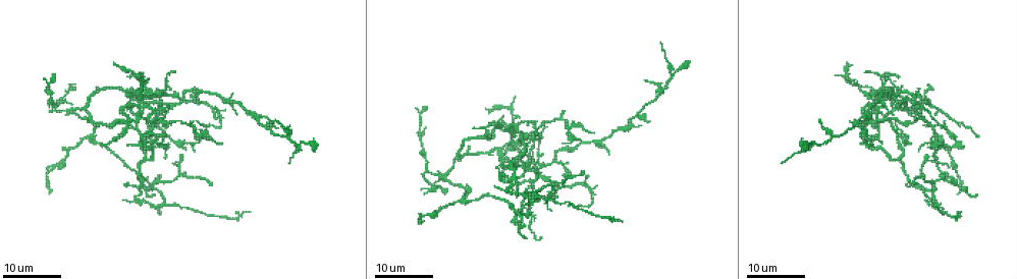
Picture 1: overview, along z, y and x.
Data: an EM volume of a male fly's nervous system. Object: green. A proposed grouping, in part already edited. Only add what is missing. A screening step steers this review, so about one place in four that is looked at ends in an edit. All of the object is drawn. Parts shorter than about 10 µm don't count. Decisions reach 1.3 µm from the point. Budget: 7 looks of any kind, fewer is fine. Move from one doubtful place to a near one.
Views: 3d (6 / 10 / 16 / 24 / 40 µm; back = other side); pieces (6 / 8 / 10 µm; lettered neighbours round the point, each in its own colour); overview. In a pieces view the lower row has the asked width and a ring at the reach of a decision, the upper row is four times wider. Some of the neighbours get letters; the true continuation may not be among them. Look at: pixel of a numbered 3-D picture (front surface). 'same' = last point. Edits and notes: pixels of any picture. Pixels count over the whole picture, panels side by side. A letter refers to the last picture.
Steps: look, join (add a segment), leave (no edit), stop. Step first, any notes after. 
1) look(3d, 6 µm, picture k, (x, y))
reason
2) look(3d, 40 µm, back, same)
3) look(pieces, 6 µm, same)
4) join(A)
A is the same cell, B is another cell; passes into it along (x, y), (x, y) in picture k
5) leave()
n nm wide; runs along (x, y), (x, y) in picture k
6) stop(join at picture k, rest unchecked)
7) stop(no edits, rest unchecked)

look(3d, 16 µm, picture 1, (537, 133))
branch stops here

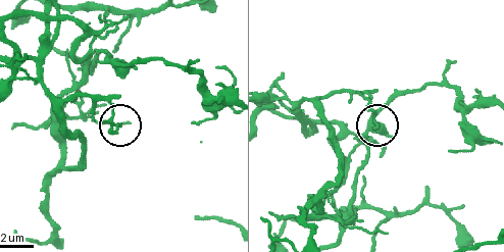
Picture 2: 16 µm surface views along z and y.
look(pieces, 6 µm, picture 2, (376, 125))

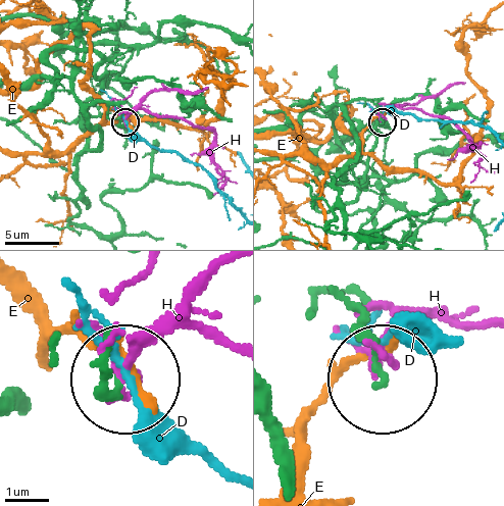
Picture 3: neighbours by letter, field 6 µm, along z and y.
leave()
D, E and H are other cells; no lettered segment goes on from it

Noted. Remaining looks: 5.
look(3d, 16 µm, picture 1, (190, 122))
branch stops here

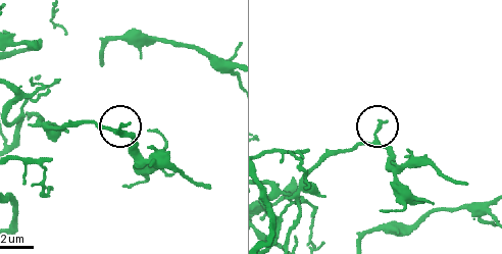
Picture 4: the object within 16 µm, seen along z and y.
look(pieces, 6 µm, picture 4, (128, 123))

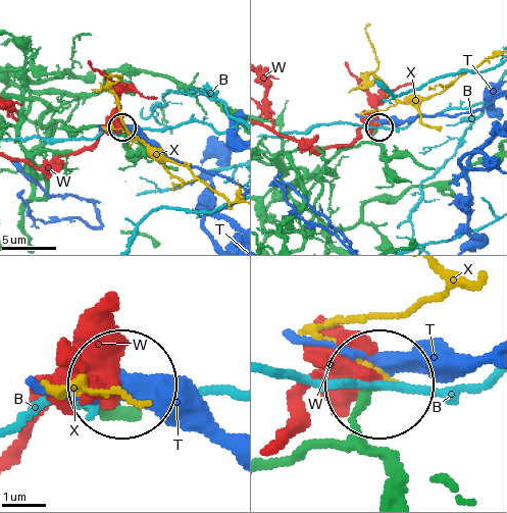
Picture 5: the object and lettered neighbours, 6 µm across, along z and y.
leave()
210 nm wide; B, T, W and X are other cells; runs along (273, 468), (340, 439), (379, 388) in picture 5; none of them fits

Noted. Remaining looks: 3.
look(3d, 24 µm, picture 1, (190, 96))
free end

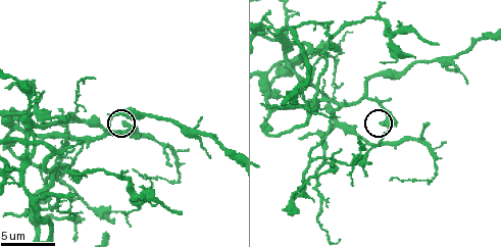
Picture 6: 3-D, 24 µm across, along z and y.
look(pieces, 10 µm, picture 6, (124, 120))

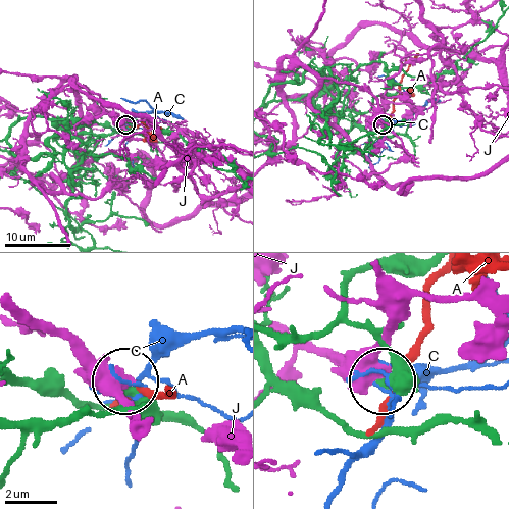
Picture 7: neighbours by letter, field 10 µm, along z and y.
leave()
A, C and J are other cells; runs along (276, 335), (362, 325), (391, 363), (384, 380) in picture 7; none of them fits

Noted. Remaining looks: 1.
stop(no edits, rest unchecked)

